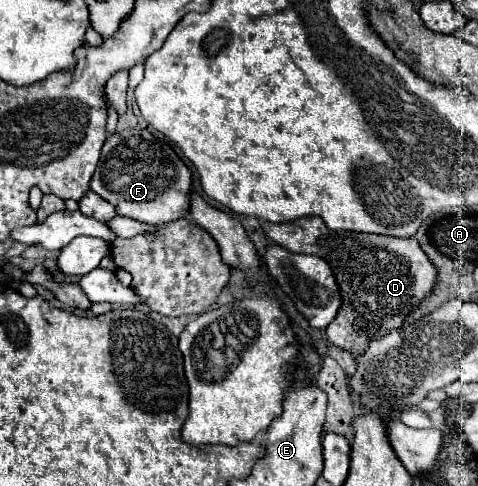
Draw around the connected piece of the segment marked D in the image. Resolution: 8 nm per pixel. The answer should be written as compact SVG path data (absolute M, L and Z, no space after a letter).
M301 217L293 223L263 223L269 241L289 249L291 253L307 253L325 259L341 287L341 309L327 327L329 341L349 349L363 351L371 337L385 335L389 329L401 327L405 315L431 293L435 283L435 267L413 239L397 239L371 233L331 231L319 217Z

